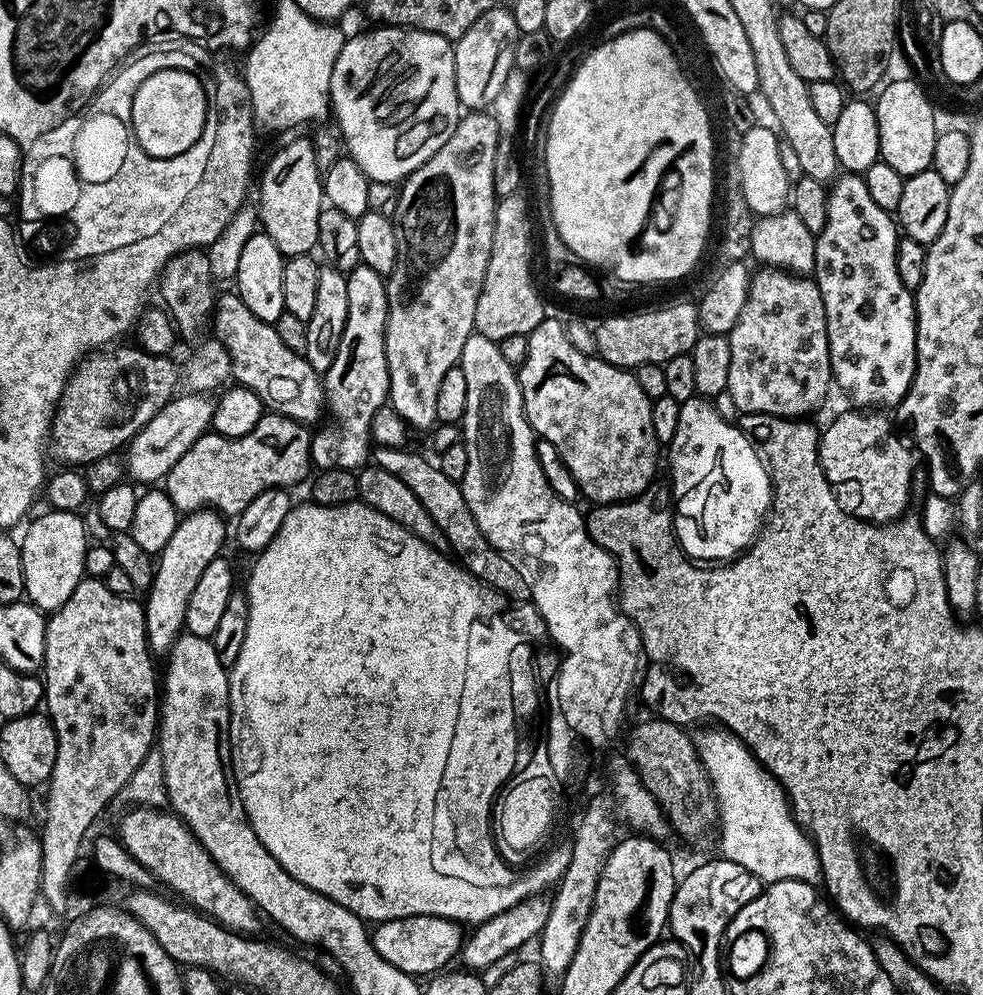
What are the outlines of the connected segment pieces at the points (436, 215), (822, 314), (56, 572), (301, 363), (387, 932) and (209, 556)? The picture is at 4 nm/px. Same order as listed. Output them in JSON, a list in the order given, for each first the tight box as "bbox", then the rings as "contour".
[{"bbox":[386,110,502,432],"contour":[[[472,110],[461,115],[456,123],[454,134],[430,158],[421,168],[414,170],[407,180],[403,181],[398,192],[397,212],[394,217],[396,237],[398,238],[398,262],[394,270],[386,277],[388,285],[388,317],[386,318],[386,364],[390,370],[390,390],[388,391],[388,403],[408,423],[409,429],[420,432],[428,432],[432,427],[437,427],[438,421],[438,390],[442,386],[442,378],[446,378],[446,370],[457,367],[460,363],[462,346],[466,346],[466,338],[474,334],[476,323],[474,322],[474,310],[478,306],[478,294],[482,290],[482,282],[486,278],[486,262],[490,262],[490,246],[494,238],[494,218],[498,197],[494,186],[494,164],[496,153],[500,151],[502,133],[493,113],[488,110]]]},{"bbox":[728,267,833,418],"contour":[[[761,267],[753,275],[746,306],[728,333],[728,391],[740,414],[804,418],[833,387],[826,306],[815,279],[782,268]]]},{"bbox":[19,510,90,614],"contour":[[[47,510],[24,532],[24,540],[19,541],[22,554],[22,570],[24,571],[24,591],[27,599],[35,608],[45,614],[58,611],[62,605],[74,594],[80,580],[85,579],[84,563],[90,547],[88,532],[84,529],[84,520],[75,511]]]},{"bbox":[211,290,325,426],"contour":[[[228,290],[225,296],[223,293],[217,299],[211,327],[215,339],[220,340],[228,351],[232,363],[232,380],[239,387],[249,388],[251,392],[258,394],[269,413],[285,416],[305,426],[315,425],[315,420],[320,415],[325,415],[324,381],[321,373],[310,366],[304,355],[299,356],[286,348],[274,324],[262,322],[262,318],[254,318],[246,302],[242,302],[235,291]]]},{"bbox":[371,916,462,978],"contour":[[[407,916],[401,920],[381,920],[371,933],[372,944],[378,954],[407,972],[413,978],[427,977],[447,969],[462,944],[462,928],[455,920],[443,920],[437,916]]]},{"bbox":[143,510,225,657],"contour":[[[215,510],[189,512],[177,523],[170,542],[158,554],[151,583],[146,589],[148,601],[143,601],[144,625],[148,635],[148,648],[153,657],[167,657],[174,642],[185,631],[184,619],[190,594],[194,594],[194,585],[202,578],[206,566],[221,555],[220,547],[224,544],[225,517]]]}]

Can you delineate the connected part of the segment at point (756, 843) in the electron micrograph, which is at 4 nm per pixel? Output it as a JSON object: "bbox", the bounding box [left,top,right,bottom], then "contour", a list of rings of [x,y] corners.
{"bbox":[694,728,822,885],"contour":[[[701,728],[704,729],[694,736],[696,753],[716,792],[723,859],[746,866],[746,870],[765,885],[783,880],[819,885],[822,877],[816,845],[792,815],[792,806],[779,780],[754,758],[751,748],[727,728]]]}

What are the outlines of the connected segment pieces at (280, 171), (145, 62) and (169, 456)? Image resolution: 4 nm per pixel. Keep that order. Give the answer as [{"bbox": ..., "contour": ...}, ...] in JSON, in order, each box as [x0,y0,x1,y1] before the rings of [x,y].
[{"bbox":[258,139,322,258],"contour":[[[311,139],[292,140],[272,156],[260,180],[258,220],[263,231],[274,238],[274,246],[285,258],[307,256],[318,244],[318,214],[322,207],[322,173],[315,164]]]},{"bbox":[67,52,214,260],"contour":[[[148,52],[145,56],[139,56],[125,63],[97,94],[99,109],[121,112],[116,119],[121,122],[126,134],[126,162],[130,166],[126,168],[126,174],[120,176],[122,180],[116,178],[116,182],[98,188],[100,192],[98,190],[86,192],[80,208],[70,210],[68,223],[75,229],[78,238],[78,242],[67,250],[72,260],[89,260],[92,256],[106,254],[122,246],[130,246],[150,234],[158,234],[160,225],[172,221],[174,214],[182,210],[194,186],[202,182],[202,174],[208,165],[210,150],[214,150],[214,138],[197,140],[192,150],[175,154],[174,158],[154,158],[150,150],[144,150],[141,140],[134,132],[134,121],[128,115],[134,108],[134,88],[158,66],[186,64],[190,68],[202,68],[202,64],[196,56],[188,52]]]},{"bbox":[126,392,216,486],"contour":[[[190,392],[177,395],[146,426],[133,440],[126,445],[126,472],[137,485],[152,486],[155,482],[163,481],[169,470],[198,442],[198,438],[209,431],[212,426],[212,415],[216,409],[213,397],[208,394]]]}]

